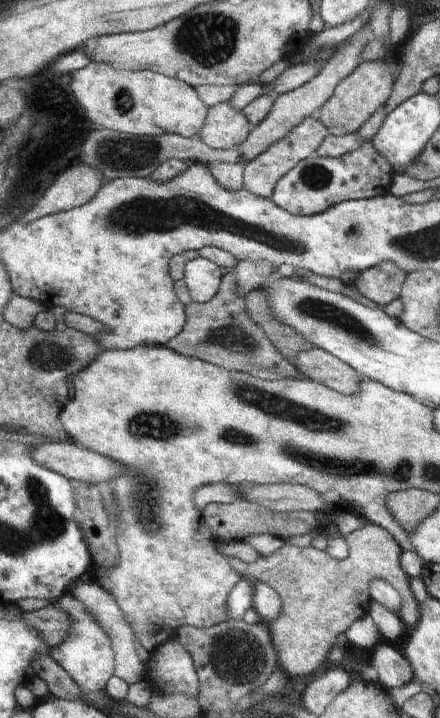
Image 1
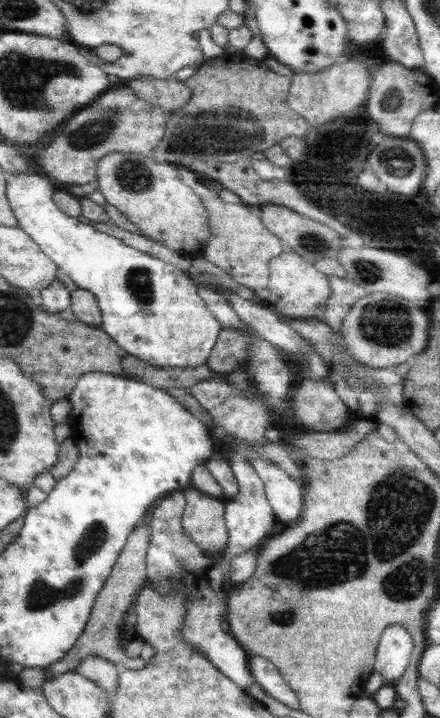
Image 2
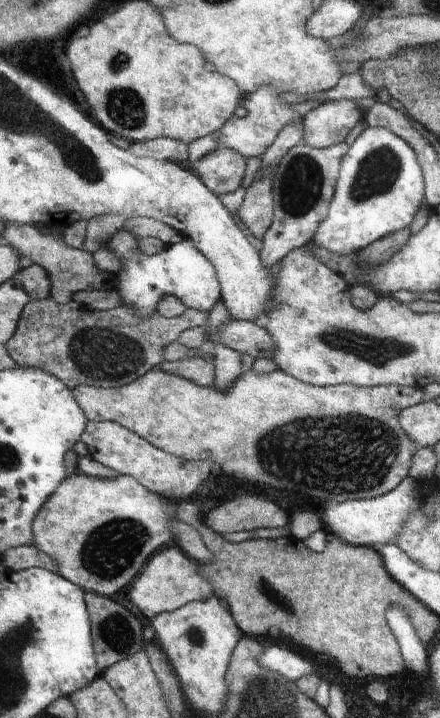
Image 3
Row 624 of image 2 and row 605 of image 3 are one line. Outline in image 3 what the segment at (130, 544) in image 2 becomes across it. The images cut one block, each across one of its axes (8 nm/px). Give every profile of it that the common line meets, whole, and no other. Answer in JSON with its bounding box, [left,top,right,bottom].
[85,586,152,672]

